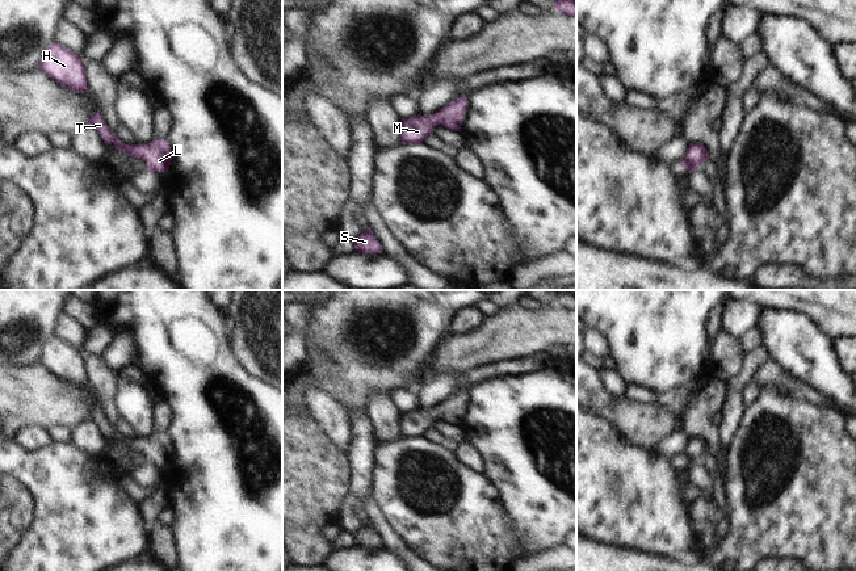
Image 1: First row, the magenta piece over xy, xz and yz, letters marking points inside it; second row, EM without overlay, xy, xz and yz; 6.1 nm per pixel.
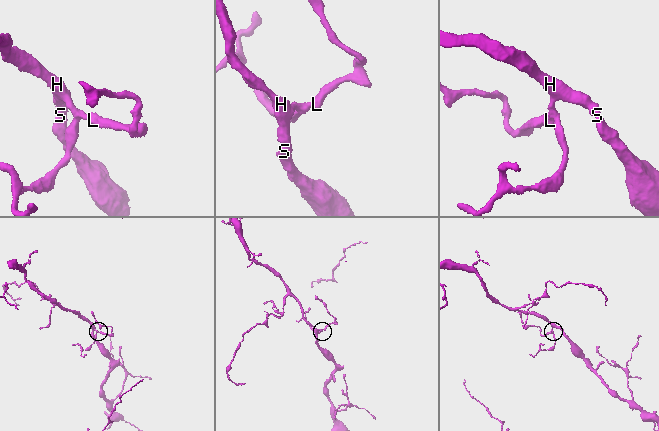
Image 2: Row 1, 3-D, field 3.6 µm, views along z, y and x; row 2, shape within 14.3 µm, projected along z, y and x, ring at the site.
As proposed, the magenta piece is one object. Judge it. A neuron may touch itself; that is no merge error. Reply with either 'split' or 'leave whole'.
leave whole

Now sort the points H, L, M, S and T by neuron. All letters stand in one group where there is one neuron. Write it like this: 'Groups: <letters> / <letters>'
Groups: H L M S T.

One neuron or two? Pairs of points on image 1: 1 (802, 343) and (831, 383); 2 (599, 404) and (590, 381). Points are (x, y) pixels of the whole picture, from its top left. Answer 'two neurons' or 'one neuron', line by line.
1: one neuron
2: one neuron

